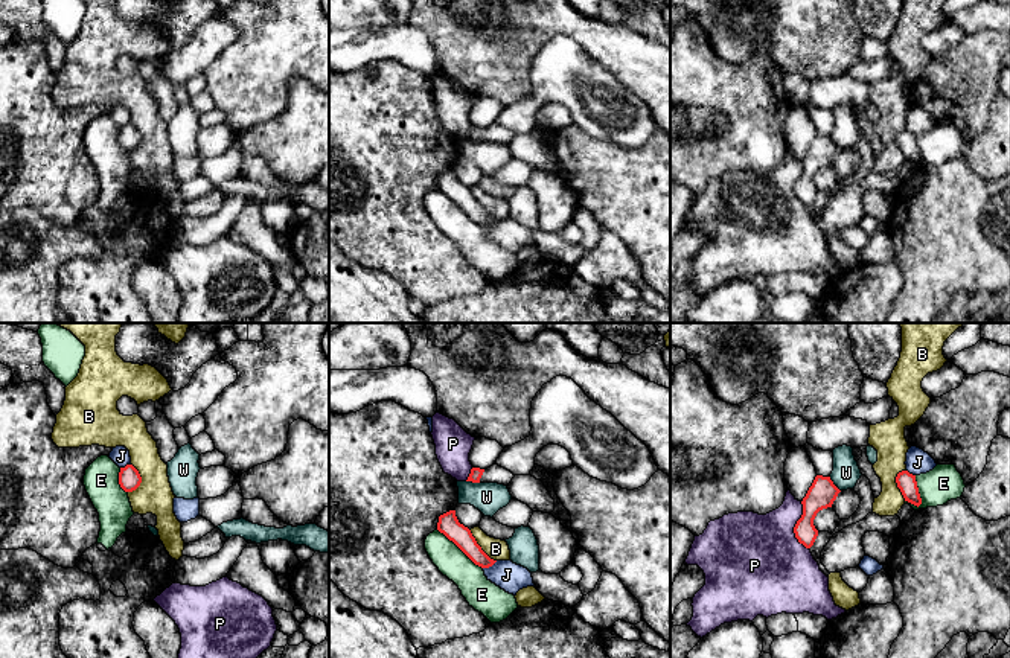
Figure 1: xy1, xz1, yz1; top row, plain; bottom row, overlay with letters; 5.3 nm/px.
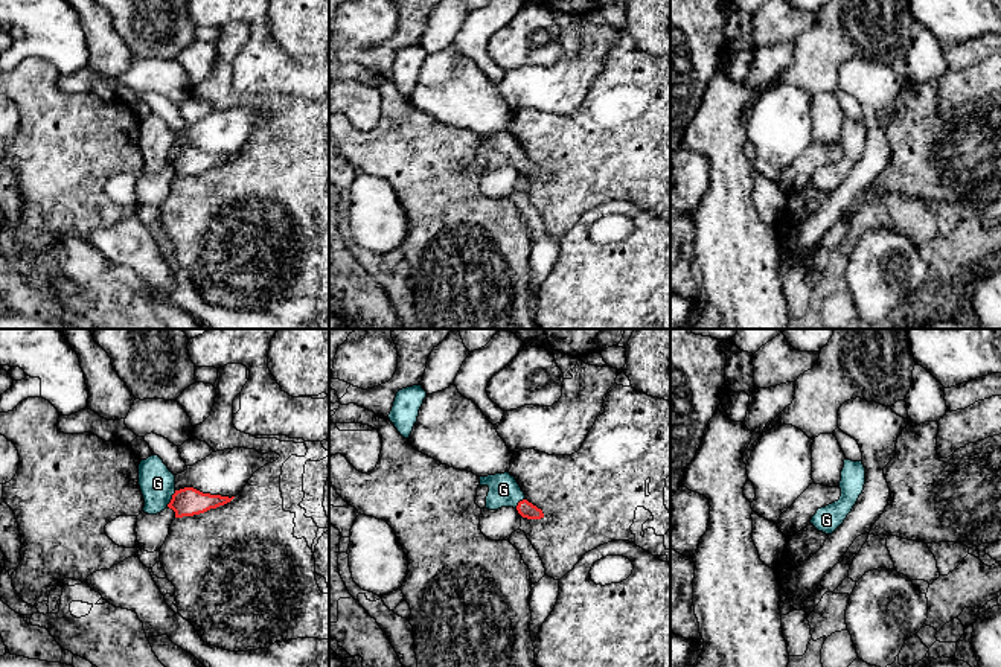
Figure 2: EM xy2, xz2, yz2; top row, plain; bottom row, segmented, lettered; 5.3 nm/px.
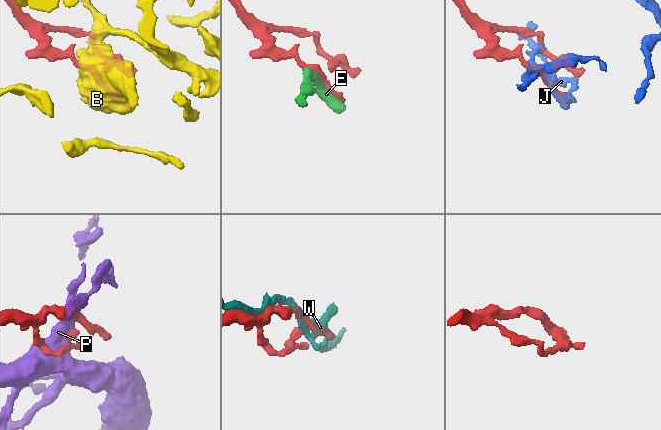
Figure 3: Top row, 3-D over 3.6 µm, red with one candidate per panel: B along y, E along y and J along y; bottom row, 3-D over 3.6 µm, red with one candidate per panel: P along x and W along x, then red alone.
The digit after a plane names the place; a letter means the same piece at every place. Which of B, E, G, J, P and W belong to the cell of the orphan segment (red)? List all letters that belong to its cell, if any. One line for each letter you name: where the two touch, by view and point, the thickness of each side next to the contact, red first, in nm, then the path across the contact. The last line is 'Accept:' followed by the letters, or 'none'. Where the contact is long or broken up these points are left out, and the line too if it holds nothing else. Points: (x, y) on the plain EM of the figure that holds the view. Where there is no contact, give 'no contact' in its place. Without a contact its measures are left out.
G: xy2 (172, 157) | 150/190 nm | across xy2 (188, 160), (172, 157), (157, 142)
Accept: G

